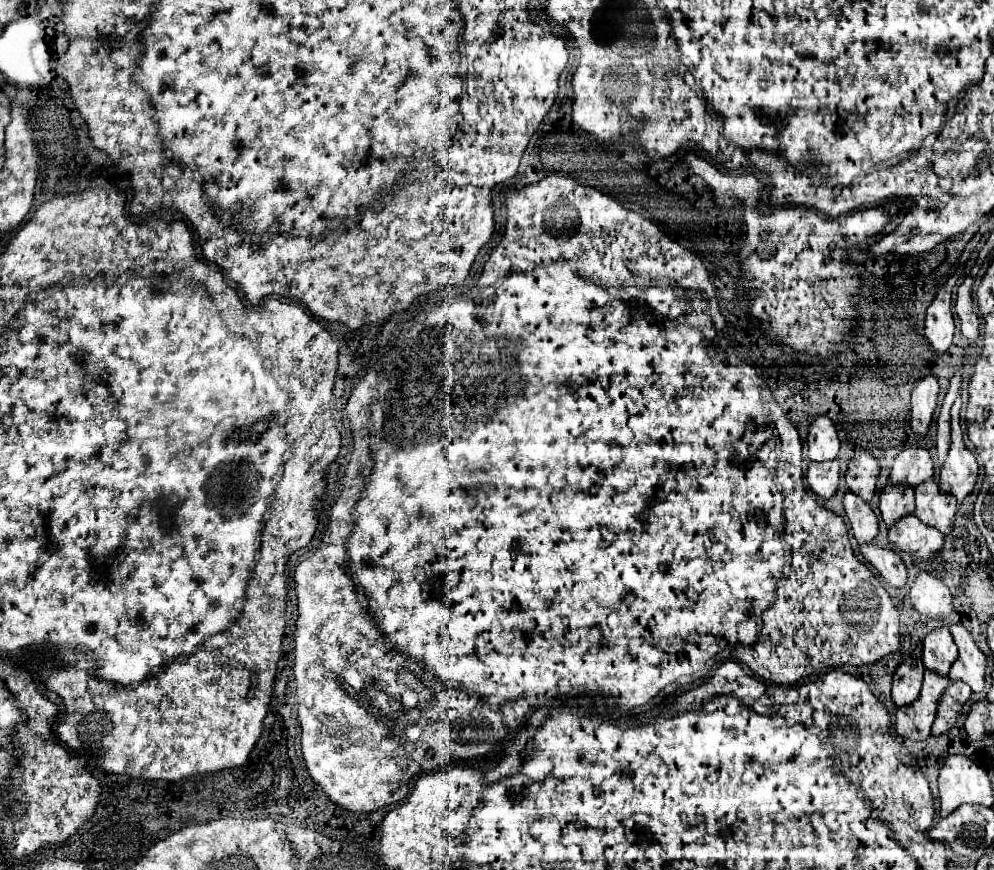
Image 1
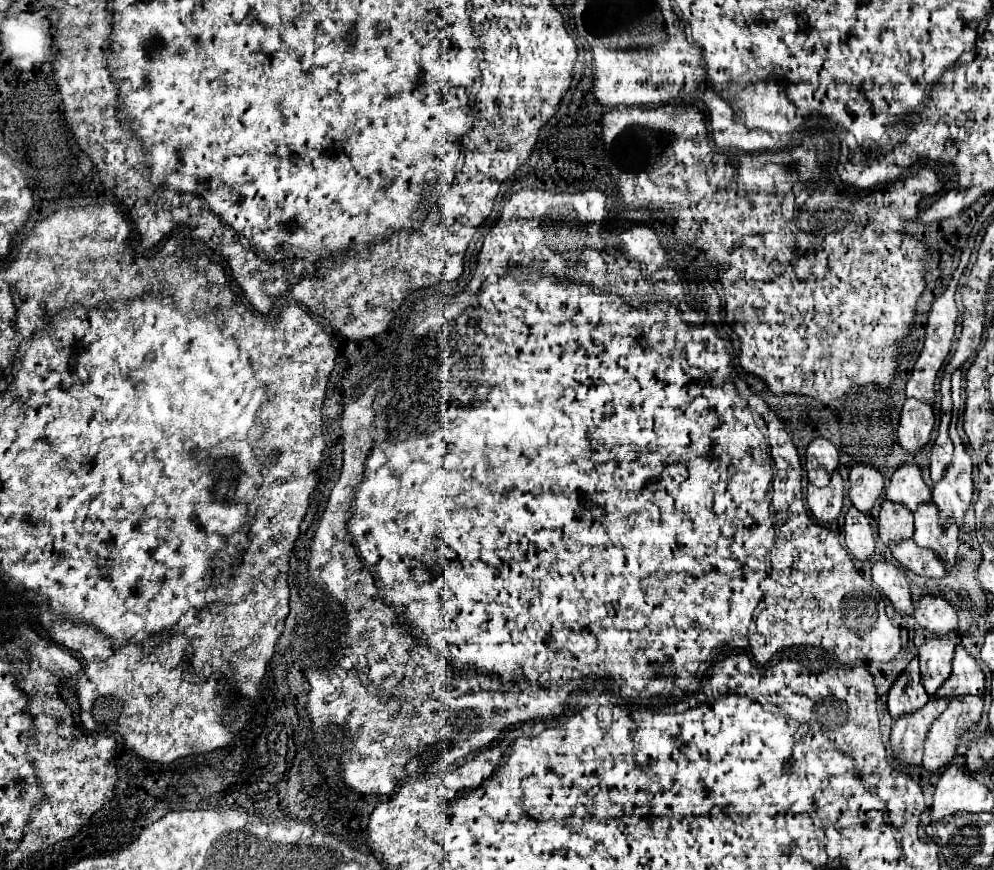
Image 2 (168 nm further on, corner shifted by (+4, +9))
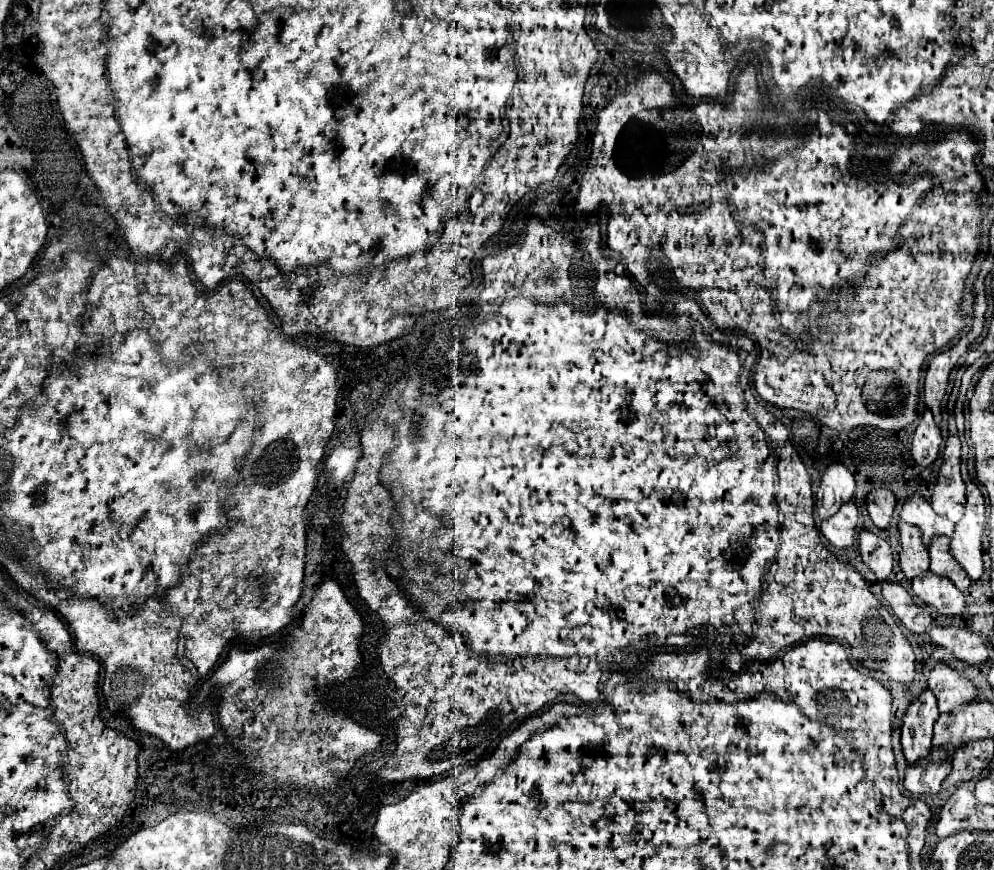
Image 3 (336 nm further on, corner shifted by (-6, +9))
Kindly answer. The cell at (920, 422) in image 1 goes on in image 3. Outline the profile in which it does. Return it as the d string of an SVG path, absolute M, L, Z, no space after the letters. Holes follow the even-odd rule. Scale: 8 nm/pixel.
M922 408L920 422L914 432L912 450L910 450L914 462L920 466L930 466L938 456L940 442L942 442L942 434L940 434L940 428L934 424L932 412L928 408Z

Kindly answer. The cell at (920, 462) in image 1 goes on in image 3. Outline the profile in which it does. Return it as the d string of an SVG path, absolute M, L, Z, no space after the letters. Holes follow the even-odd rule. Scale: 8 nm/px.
M914 492L906 498L906 502L900 510L900 518L902 518L902 522L908 522L922 530L922 538L924 538L926 546L930 544L932 536L936 536L936 534L952 536L952 532L954 532L954 524L940 518L940 514L936 514L932 510L930 500L924 498L920 492Z

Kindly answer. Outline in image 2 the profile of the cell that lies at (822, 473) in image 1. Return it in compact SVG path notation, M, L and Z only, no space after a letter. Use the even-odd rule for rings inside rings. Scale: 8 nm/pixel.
M836 470L832 474L830 486L822 490L818 490L816 486L808 486L806 504L818 524L832 526L842 512L842 496L844 496L844 480L840 472Z

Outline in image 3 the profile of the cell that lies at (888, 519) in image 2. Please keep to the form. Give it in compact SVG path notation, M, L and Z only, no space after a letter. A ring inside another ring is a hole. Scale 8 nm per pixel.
M906 522L898 524L898 542L900 542L900 568L908 578L918 576L928 568L928 548L920 540L920 530L908 526Z

